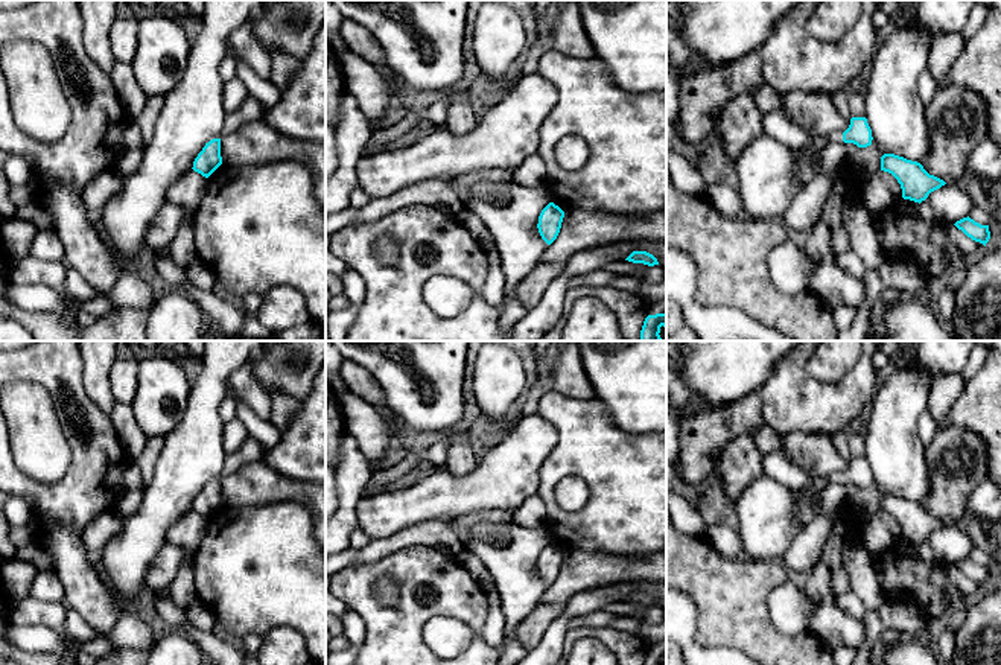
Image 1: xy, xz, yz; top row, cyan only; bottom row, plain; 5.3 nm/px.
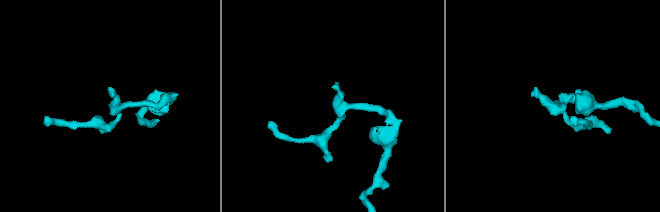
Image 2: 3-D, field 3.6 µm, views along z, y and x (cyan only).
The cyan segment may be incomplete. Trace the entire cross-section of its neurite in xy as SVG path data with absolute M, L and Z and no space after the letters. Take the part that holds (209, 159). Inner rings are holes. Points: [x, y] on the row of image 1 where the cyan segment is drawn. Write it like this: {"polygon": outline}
{"polygon": "M213 138L193 161L193 170L201 173L202 177L208 178L219 166L222 164L221 157L221 138Z"}

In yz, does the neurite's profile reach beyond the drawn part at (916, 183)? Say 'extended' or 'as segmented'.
as segmented

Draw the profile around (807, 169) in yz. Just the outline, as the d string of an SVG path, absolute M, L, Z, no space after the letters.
M821 151L812 152L805 160L796 161L796 183L805 186L811 181L821 169Z

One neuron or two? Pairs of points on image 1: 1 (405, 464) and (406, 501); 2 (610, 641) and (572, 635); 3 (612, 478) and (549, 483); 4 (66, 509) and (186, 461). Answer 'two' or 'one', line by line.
1: two
2: one
3: one
4: two

